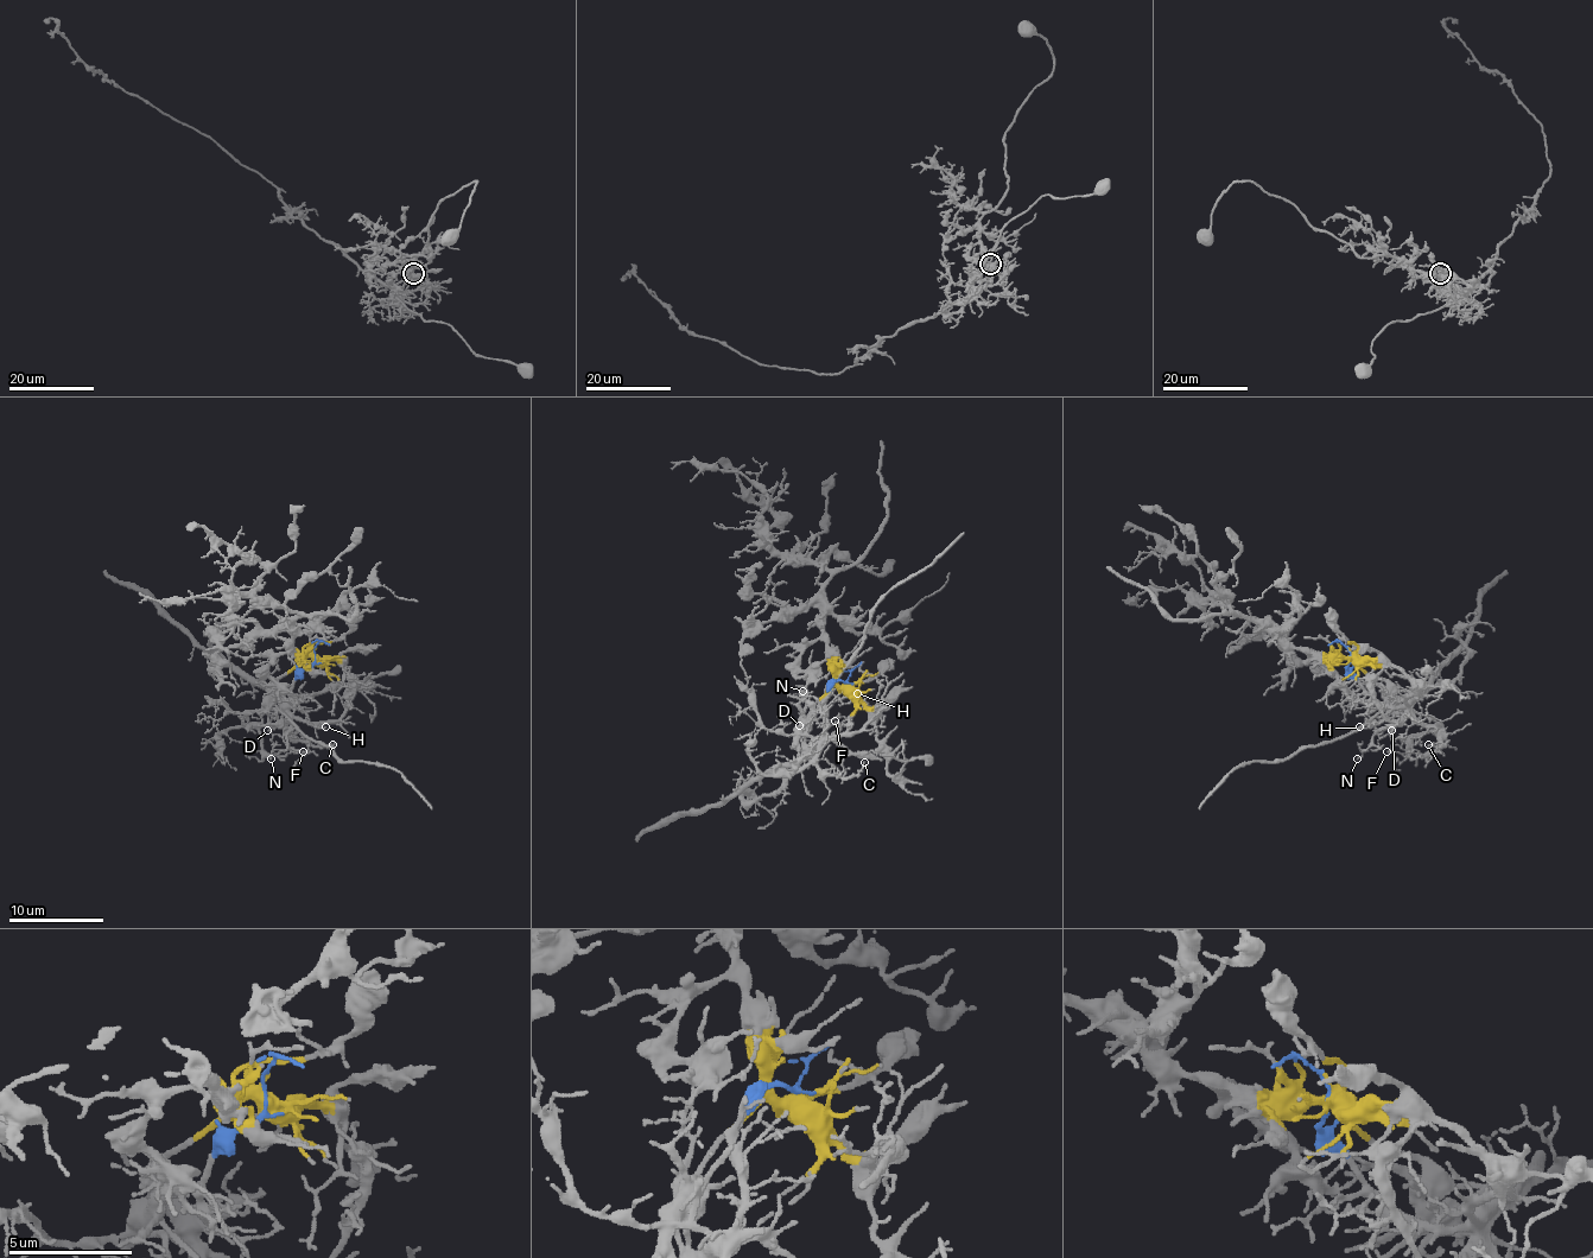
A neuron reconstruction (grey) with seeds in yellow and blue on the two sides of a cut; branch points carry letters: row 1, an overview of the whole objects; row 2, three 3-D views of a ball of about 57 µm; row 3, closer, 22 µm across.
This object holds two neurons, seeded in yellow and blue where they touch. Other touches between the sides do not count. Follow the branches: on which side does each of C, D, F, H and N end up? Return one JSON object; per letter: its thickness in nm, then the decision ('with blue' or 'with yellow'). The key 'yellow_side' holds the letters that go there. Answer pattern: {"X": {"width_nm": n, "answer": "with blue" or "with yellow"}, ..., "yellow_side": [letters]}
{"C": {"width_nm": 150, "answer": "with blue"}, "D": {"width_nm": 70, "answer": "with blue"}, "F": {"width_nm": 70, "answer": "with blue"}, "H": {"width_nm": 100, "answer": "with blue"}, "N": {"width_nm": 120, "answer": "with blue"}, "yellow_side": []}

